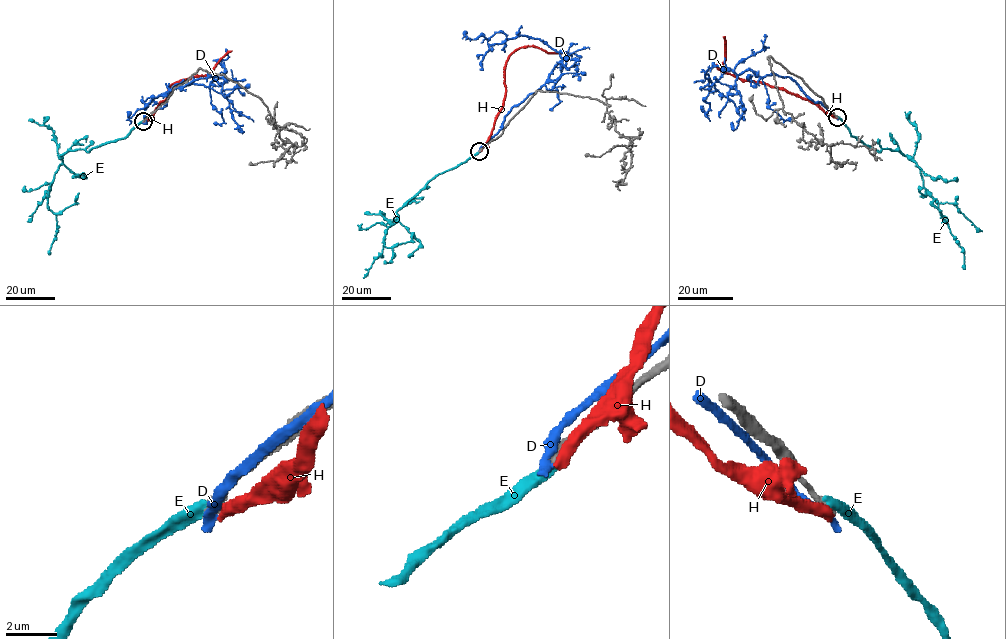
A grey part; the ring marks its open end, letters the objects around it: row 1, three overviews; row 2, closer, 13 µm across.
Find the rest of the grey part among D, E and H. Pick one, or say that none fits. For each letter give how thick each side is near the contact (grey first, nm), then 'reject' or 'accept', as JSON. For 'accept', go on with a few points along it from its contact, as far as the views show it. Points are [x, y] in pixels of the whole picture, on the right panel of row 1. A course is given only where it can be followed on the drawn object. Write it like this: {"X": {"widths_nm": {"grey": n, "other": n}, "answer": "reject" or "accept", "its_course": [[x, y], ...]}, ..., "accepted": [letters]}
{"D": {"widths_nm": {"grey": 380, "other": 400}, "answer": "reject"}, "E": {"widths_nm": {"grey": 360, "other": 460}, "answer": "reject"}, "H": {"widths_nm": {"grey": 380, "other": 440}, "answer": "reject"}, "accepted": []}

